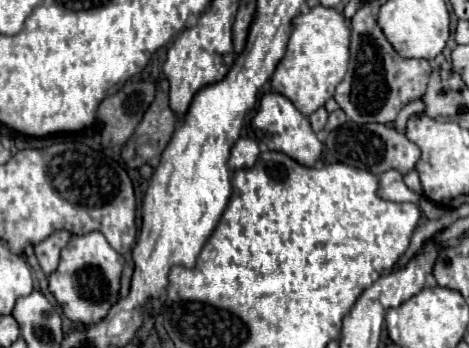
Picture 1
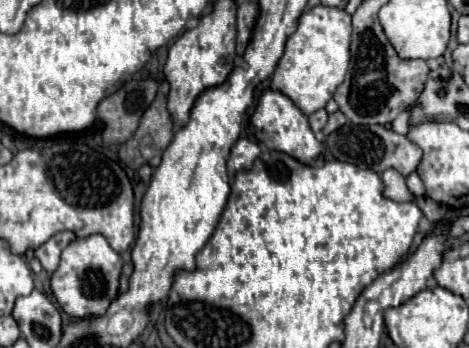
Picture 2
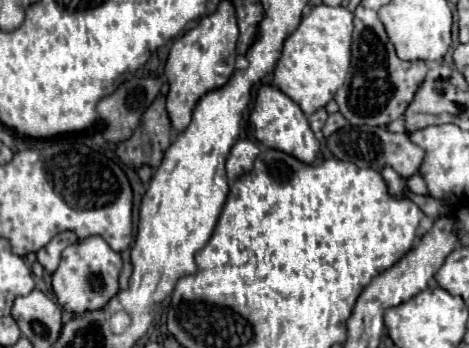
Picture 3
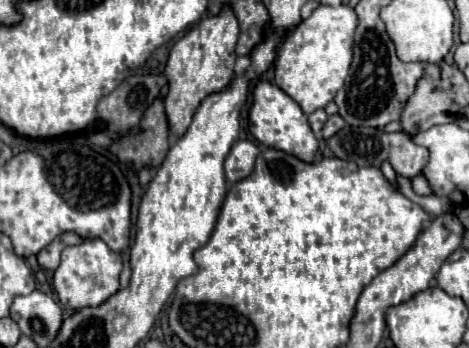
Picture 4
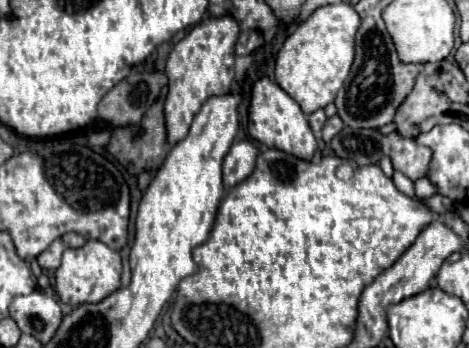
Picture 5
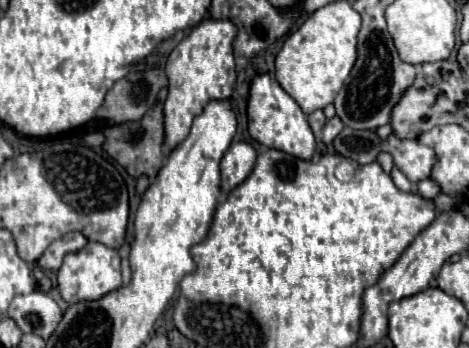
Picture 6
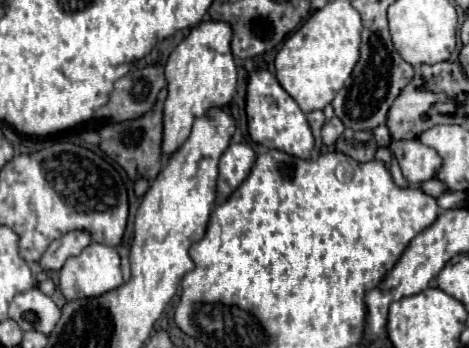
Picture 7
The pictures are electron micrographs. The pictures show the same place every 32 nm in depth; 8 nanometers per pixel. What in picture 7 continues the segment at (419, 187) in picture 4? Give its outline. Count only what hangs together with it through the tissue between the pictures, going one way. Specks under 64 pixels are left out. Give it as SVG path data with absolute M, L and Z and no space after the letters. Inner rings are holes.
M432 178L432 180L426 180L424 184L422 184L422 190L426 192L426 194L430 194L430 196L442 196L444 192L448 192L448 188L446 188L446 184L444 182L440 182L438 178Z

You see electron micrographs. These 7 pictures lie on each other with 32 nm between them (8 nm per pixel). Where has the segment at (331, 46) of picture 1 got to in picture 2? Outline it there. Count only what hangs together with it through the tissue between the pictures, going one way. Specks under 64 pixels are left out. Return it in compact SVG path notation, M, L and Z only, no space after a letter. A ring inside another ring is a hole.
M314 6L300 16L296 32L288 38L282 58L272 74L272 88L286 94L306 116L324 108L344 82L350 62L352 16L344 8Z

